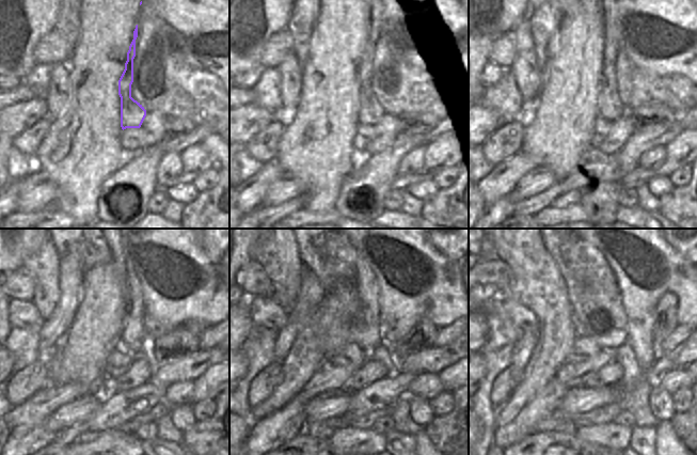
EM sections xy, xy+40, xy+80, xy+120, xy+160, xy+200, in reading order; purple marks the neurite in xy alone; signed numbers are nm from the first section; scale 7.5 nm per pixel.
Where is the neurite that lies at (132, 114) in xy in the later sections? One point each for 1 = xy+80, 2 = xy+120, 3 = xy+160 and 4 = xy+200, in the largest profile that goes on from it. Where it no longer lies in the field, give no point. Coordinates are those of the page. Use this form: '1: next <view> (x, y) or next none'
1: next xy+80 (611, 108)
2: next xy+120 (131, 341)
3: next xy+160 (367, 342)
4: next xy+200 (612, 342)

